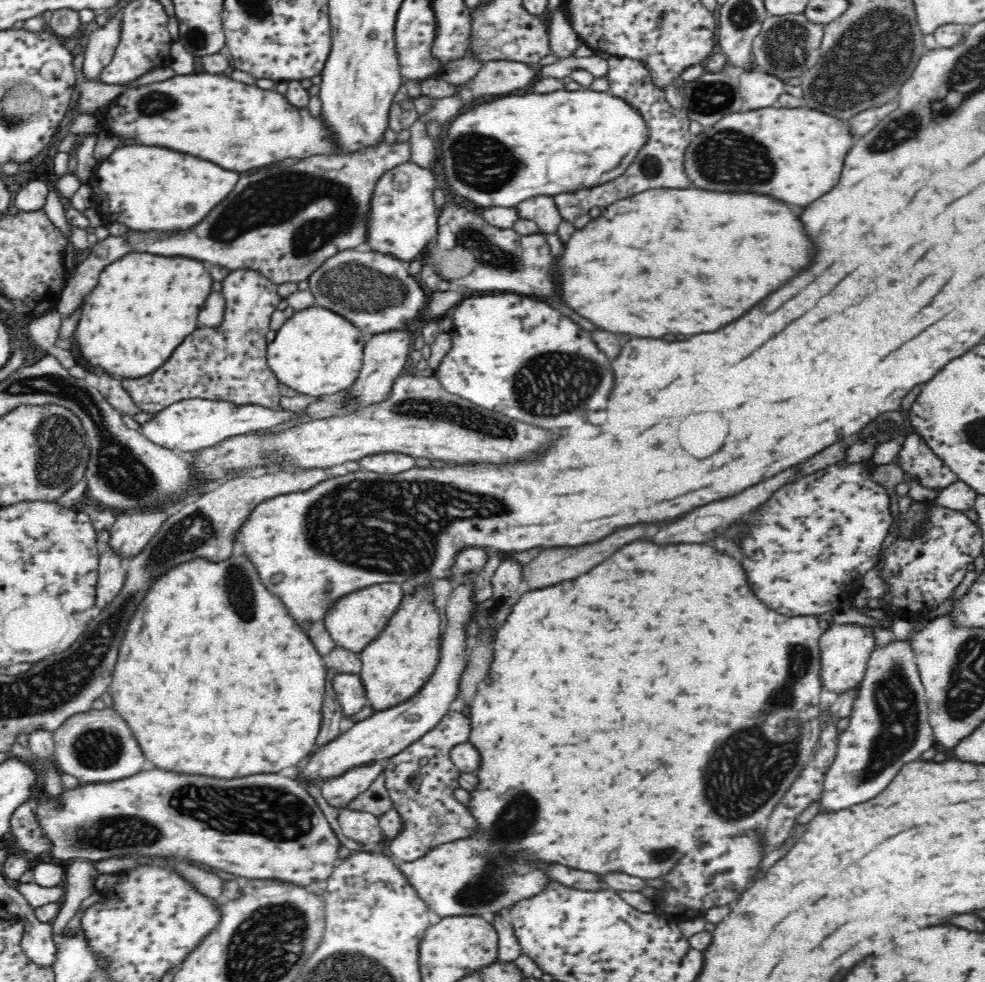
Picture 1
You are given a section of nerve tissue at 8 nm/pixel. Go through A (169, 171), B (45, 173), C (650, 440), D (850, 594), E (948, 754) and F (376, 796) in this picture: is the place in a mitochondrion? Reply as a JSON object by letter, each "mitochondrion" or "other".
{"A":"other","B":"other","C":"other","D":"other","E":"other","F":"other"}

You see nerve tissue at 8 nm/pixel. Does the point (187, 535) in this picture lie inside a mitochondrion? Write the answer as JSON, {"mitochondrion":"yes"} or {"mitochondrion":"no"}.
{"mitochondrion":"yes"}

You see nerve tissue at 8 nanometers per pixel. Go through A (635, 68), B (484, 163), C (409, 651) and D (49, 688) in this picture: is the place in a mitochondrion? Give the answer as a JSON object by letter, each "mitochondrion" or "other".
{"A":"other","B":"mitochondrion","C":"other","D":"mitochondrion"}

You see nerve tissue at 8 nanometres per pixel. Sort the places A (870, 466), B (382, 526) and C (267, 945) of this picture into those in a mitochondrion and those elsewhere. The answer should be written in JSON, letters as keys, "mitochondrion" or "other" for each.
{"A":"other","B":"mitochondrion","C":"mitochondrion"}

